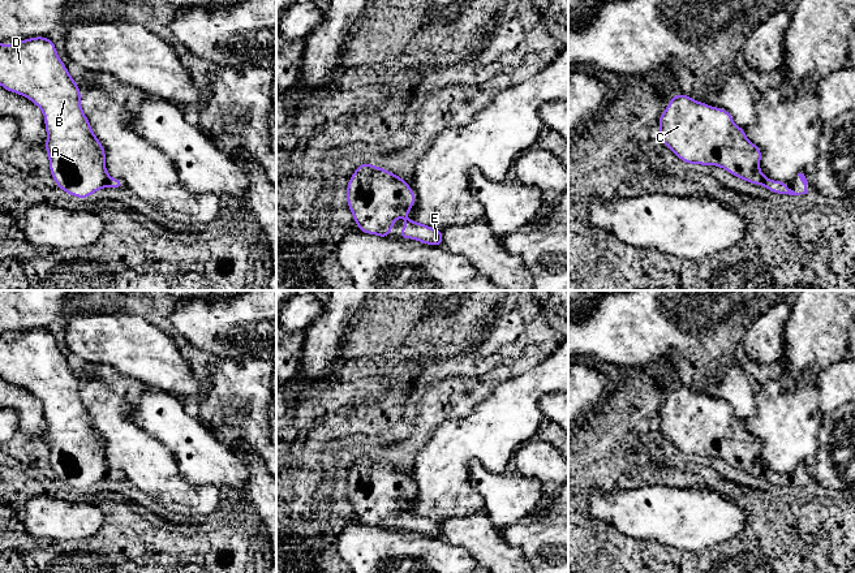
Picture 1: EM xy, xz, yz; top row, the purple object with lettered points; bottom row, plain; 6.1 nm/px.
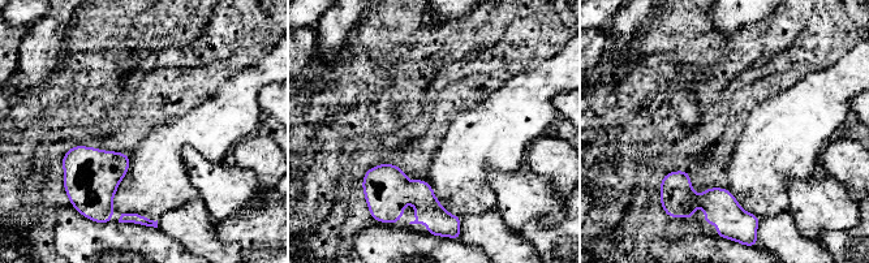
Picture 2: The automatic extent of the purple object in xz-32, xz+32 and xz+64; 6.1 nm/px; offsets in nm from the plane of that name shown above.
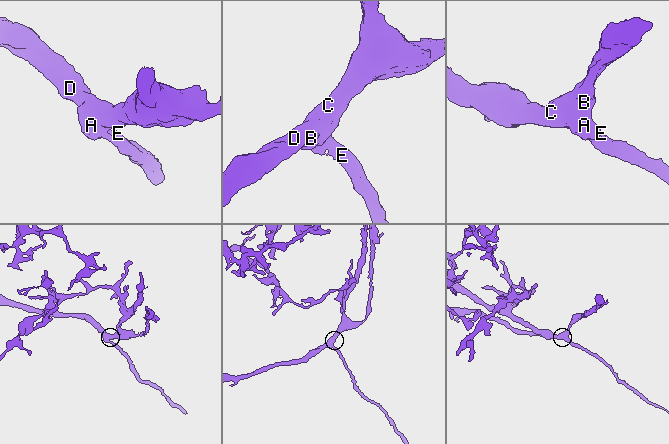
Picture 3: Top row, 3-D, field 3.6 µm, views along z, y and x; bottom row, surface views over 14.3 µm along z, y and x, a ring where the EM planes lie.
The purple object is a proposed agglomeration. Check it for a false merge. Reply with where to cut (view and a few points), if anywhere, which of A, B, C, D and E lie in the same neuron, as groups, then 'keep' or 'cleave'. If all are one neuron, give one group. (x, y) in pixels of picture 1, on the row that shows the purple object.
no cut | A B C D E | keep

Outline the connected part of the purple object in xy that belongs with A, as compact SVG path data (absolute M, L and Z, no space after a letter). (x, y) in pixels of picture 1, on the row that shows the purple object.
M33 36L18 40L14 46L0 43L0 86L30 99L42 109L47 130L46 152L50 159L50 172L63 191L87 199L106 186L113 189L125 186L123 180L108 176L104 147L95 137L81 107L81 89L59 57L53 40Z

